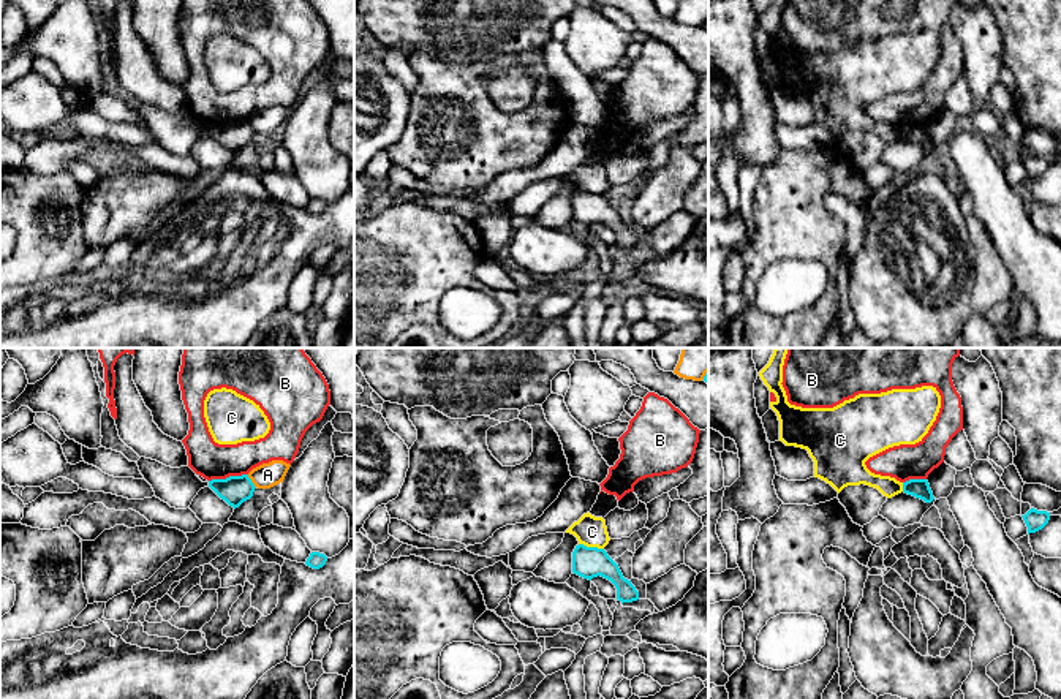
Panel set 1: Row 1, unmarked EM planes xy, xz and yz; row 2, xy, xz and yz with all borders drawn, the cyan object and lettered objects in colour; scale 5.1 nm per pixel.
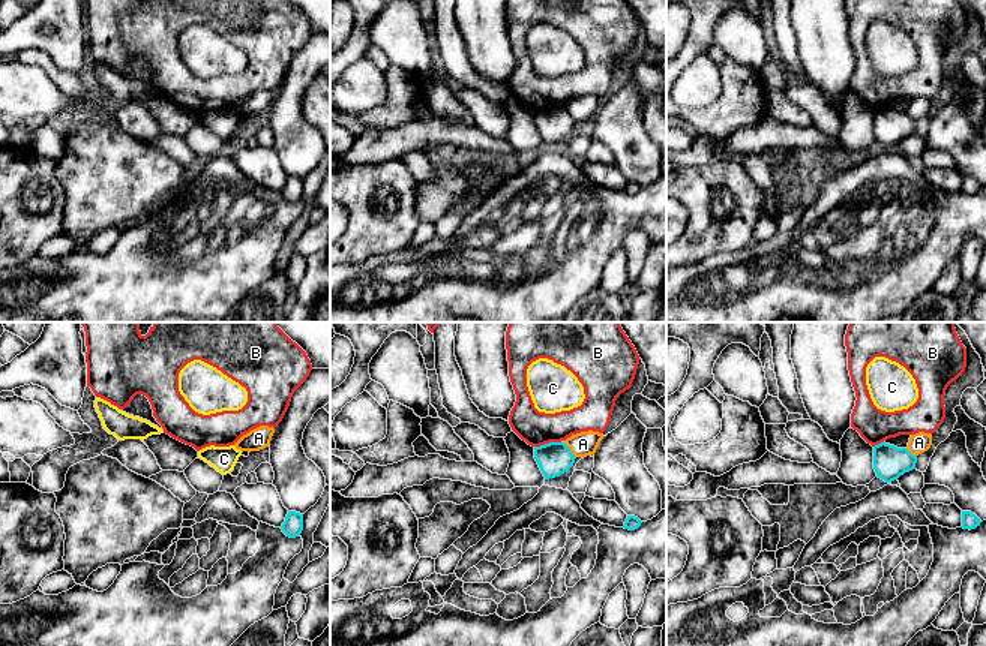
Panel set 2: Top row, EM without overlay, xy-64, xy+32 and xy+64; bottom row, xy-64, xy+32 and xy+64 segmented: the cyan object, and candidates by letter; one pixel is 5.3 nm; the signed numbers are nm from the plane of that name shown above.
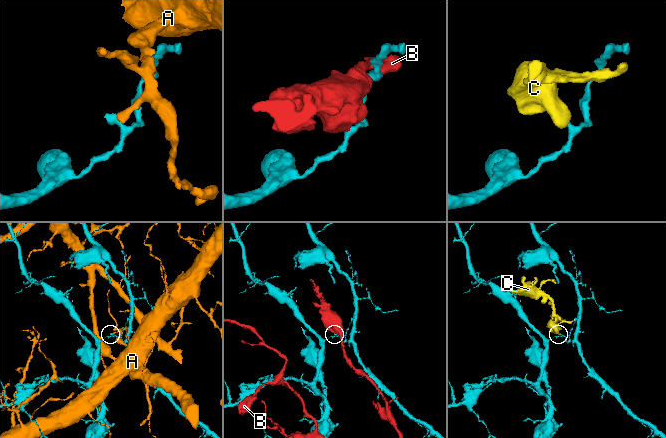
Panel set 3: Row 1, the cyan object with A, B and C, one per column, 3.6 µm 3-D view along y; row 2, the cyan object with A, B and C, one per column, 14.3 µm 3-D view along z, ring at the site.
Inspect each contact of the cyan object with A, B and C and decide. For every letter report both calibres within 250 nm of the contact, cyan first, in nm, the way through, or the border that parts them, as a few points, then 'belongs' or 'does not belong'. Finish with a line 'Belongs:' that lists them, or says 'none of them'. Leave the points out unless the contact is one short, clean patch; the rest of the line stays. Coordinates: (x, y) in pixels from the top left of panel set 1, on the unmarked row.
A: calibres 150 and 130 nm; does not belong
B: calibres 150 and 190 nm; border xy (247, 119), (212, 124), (209, 127); does not belong
C: calibres 160 and 160 nm; border xz (579, 188), (603, 195); does not belong
Belongs: none of them

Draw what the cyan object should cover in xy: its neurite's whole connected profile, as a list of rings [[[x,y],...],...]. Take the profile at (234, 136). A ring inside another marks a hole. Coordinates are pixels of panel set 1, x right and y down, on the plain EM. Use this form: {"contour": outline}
{"contour": [[[248,120],[212,125],[209,133],[234,155],[250,145],[256,134]]]}

